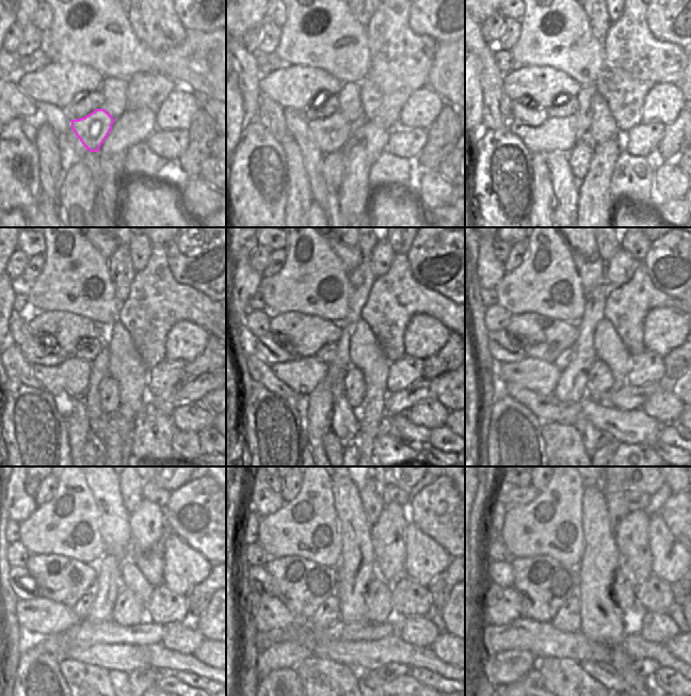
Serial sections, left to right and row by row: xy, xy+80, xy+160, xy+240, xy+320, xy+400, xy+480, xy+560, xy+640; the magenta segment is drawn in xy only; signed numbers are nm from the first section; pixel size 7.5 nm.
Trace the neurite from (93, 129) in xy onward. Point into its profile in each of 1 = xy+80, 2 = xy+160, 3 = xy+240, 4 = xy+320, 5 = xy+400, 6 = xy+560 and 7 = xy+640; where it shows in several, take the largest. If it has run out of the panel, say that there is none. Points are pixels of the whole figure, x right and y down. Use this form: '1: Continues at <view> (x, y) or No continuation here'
1: Continues at xy+80 (330, 135)
2: Continues at xy+160 (560, 136)
3: Continues at xy+240 (74, 384)
4: Continues at xy+320 (303, 375)
5: Continues at xy+400 (535, 375)
6: Continues at xy+560 (269, 612)
7: Continues at xy+640 (501, 605).

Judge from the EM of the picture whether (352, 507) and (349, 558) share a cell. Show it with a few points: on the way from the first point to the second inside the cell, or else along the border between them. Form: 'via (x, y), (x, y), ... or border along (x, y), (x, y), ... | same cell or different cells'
via (353, 520), (356, 530), (356, 546) | same cell

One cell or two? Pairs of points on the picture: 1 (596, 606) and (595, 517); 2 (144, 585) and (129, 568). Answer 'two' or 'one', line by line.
1: one
2: one

